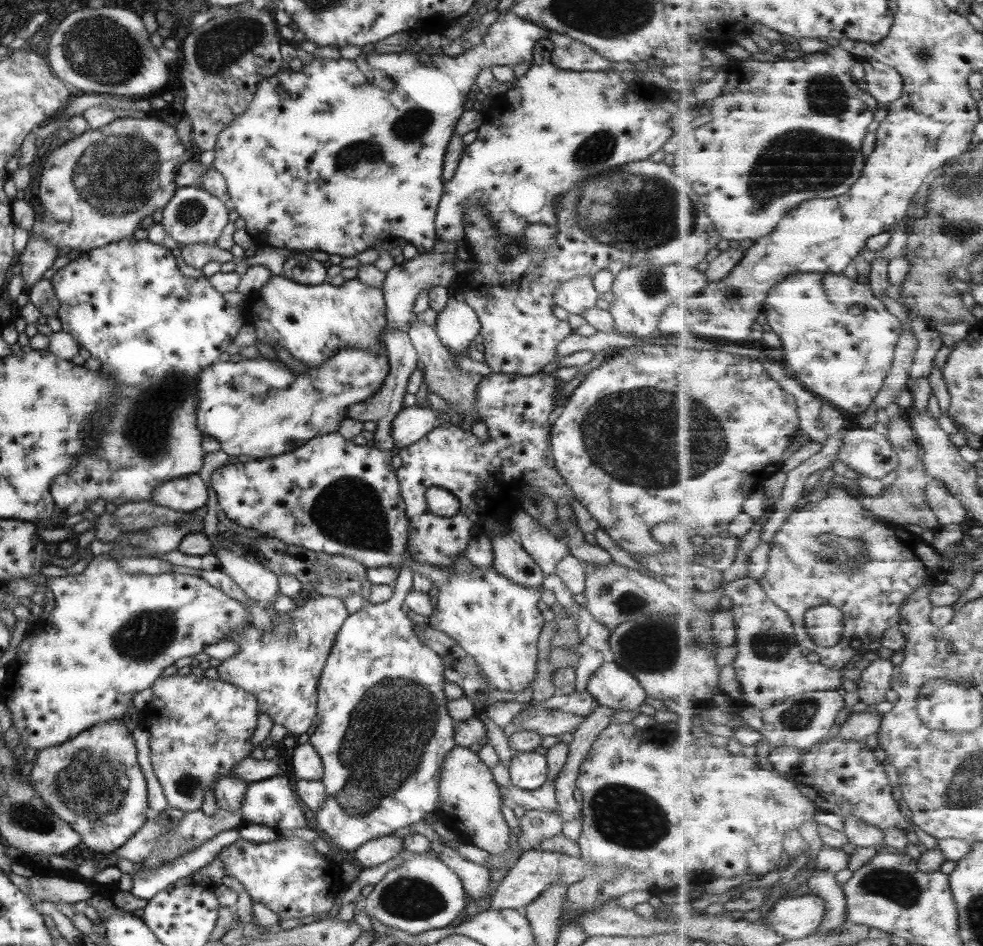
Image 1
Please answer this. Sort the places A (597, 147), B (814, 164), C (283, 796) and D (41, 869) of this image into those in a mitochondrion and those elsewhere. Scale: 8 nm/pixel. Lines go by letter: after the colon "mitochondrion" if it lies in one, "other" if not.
A: mitochondrion
B: mitochondrion
C: other
D: other

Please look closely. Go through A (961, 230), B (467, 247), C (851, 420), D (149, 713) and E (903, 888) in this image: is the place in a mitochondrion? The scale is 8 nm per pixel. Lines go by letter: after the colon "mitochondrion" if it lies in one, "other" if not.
A: mitochondrion
B: other
C: other
D: other
E: mitochondrion

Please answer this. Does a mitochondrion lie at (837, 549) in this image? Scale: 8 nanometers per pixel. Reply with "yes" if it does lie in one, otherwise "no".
yes

